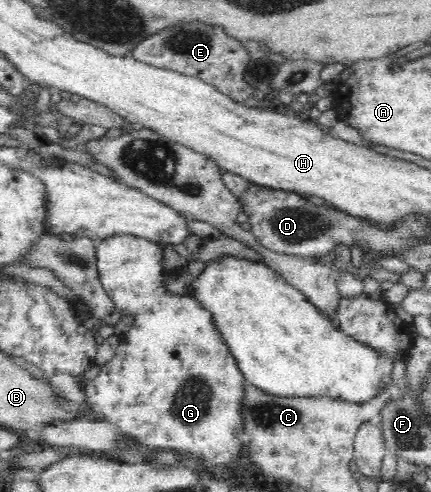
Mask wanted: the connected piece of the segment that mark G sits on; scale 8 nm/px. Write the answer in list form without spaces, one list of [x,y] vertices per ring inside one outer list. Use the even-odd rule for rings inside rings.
[[[116,235],[106,240],[97,242],[96,256],[98,259],[99,278],[103,283],[104,289],[122,315],[138,317],[138,315],[148,315],[154,313],[154,321],[135,321],[136,325],[142,325],[142,331],[134,331],[134,337],[124,337],[122,347],[138,347],[138,349],[120,349],[120,357],[114,357],[102,367],[99,375],[92,380],[86,380],[82,385],[85,395],[86,409],[88,407],[98,407],[98,411],[116,425],[118,430],[122,430],[137,443],[158,449],[175,450],[177,454],[190,454],[198,463],[202,463],[211,473],[224,473],[229,466],[239,459],[239,452],[245,444],[242,437],[242,417],[240,417],[240,397],[244,395],[244,385],[246,380],[236,366],[236,360],[232,358],[228,347],[220,341],[220,334],[216,334],[216,326],[212,326],[212,316],[192,298],[188,293],[175,294],[167,289],[167,280],[163,276],[165,272],[162,265],[164,247],[148,239],[132,237],[130,235]]]

